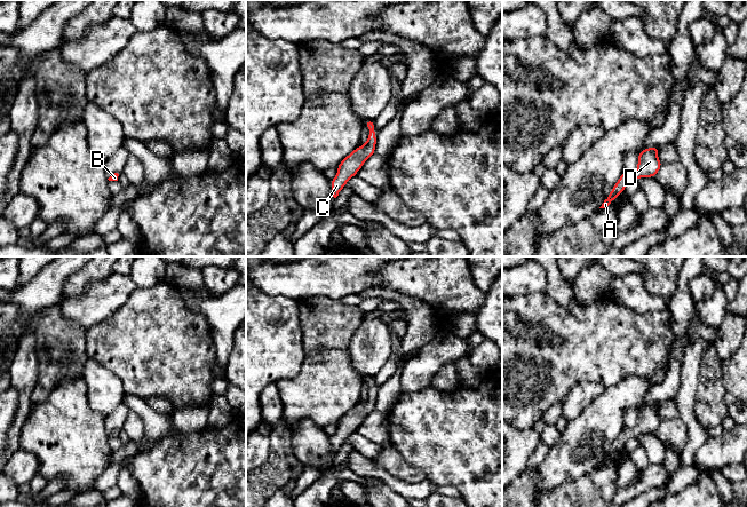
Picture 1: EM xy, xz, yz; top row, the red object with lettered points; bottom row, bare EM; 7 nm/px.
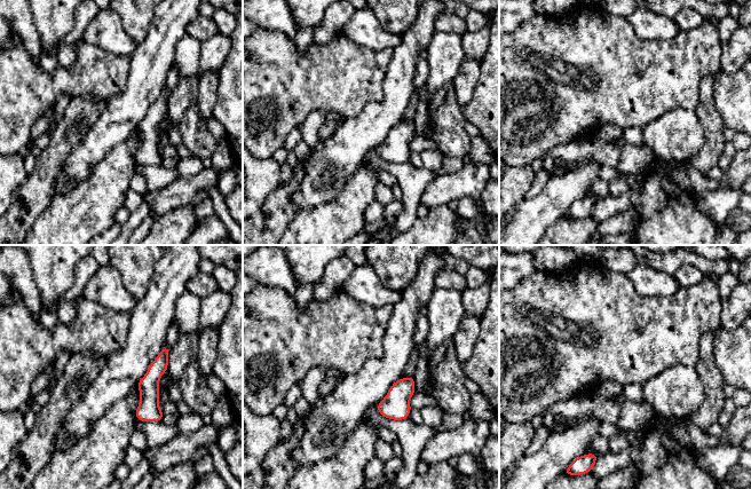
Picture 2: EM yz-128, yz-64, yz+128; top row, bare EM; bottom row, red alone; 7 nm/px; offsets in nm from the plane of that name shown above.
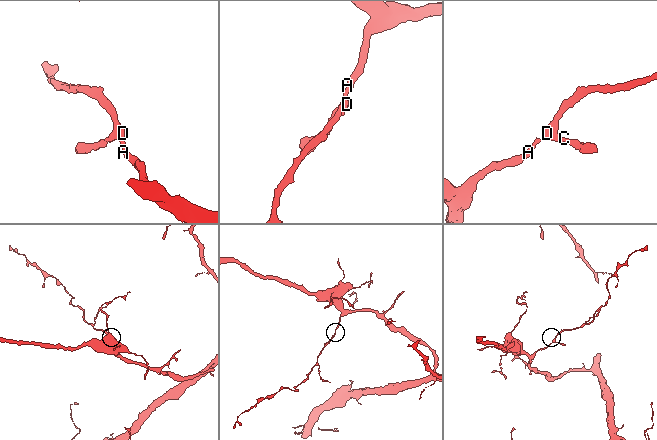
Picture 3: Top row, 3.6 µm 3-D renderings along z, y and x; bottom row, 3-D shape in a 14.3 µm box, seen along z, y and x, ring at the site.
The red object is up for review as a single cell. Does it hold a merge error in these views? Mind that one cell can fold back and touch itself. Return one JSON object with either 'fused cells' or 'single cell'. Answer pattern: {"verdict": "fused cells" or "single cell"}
{"verdict": "single cell"}

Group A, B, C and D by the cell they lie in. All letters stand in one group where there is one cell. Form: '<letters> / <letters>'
A B C D

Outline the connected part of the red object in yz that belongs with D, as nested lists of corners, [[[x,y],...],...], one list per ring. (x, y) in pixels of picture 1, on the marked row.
[[[659,146],[646,148],[639,151],[636,172],[630,173],[623,171],[618,182],[613,185],[610,195],[599,208],[607,207],[613,200],[618,198],[621,192],[625,191],[625,188],[636,179],[654,177],[658,174],[660,167],[663,165],[658,159],[658,151]]]

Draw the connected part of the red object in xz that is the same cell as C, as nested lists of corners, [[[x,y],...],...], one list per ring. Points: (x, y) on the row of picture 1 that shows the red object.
[[[365,120],[364,125],[371,130],[366,143],[357,146],[337,166],[337,174],[331,180],[333,197],[336,198],[348,181],[357,175],[364,163],[375,153],[376,132],[374,120]]]

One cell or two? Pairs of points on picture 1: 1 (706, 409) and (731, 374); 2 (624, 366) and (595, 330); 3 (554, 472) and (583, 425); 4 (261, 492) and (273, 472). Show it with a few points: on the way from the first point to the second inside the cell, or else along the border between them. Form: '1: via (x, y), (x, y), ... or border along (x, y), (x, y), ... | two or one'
1: border along (721, 363), (722, 385), (726, 391) | two
2: via (620, 357), (602, 339) | one
3: via (565, 460), (580, 436) | one
4: via (261, 488), (270, 476) | one

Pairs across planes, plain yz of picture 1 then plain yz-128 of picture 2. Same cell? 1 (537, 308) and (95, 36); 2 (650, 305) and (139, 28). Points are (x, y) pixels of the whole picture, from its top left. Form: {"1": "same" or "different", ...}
{"1": "different", "2": "different"}

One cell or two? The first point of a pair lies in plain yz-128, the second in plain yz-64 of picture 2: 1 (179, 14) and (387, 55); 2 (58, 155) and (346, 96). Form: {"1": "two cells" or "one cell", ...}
{"1": "two cells", "2": "two cells"}

